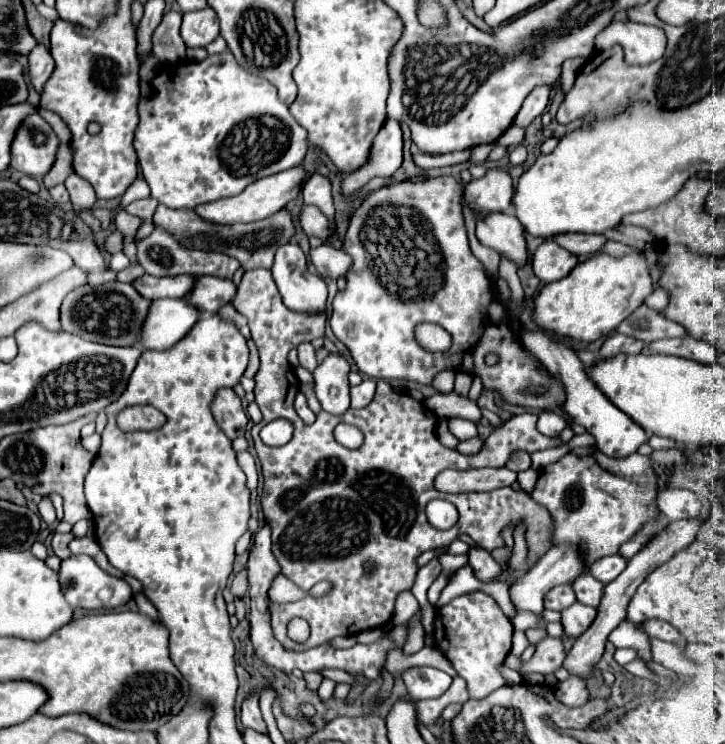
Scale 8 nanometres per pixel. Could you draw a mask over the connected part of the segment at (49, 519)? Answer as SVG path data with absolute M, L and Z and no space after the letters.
M44 497L44 499L40 501L38 509L40 509L40 517L42 517L42 521L44 521L48 527L52 527L52 525L56 523L56 515L54 515L54 507L52 507L52 503Z

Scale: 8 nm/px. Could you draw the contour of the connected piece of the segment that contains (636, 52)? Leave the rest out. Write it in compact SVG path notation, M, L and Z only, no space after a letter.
M613 21L598 37L596 49L622 45L624 61L629 65L646 65L664 55L667 38L660 28L632 21Z

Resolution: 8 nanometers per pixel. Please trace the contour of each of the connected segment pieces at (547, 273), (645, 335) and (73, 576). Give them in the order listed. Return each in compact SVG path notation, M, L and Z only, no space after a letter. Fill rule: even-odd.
M550 239L544 241L532 255L532 269L542 283L552 283L566 277L576 265L578 257Z
M642 303L630 317L626 317L616 331L622 333L622 335L636 337L644 343L650 343L650 341L656 341L656 339L688 335L688 333L684 333L682 325L668 321L662 311L650 309L646 303Z
M88 555L68 557L66 561L62 561L62 567L60 567L58 575L60 575L60 585L62 585L62 591L64 591L64 597L72 607L82 607L82 609L90 609L90 611L94 611L94 609L114 609L114 607L126 605L132 597L130 585L124 579L116 579L116 577L104 573L96 565L96 561L92 561L92 557L88 557ZM104 589L110 589L110 595Z

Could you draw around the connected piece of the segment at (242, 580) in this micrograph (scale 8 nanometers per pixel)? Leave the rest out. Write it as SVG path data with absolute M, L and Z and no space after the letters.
M242 569L242 571L238 571L236 575L234 575L234 579L232 579L232 585L230 585L230 591L232 591L232 595L234 597L242 597L244 595L244 591L246 591L246 587L248 587L248 583L246 583L246 569Z

